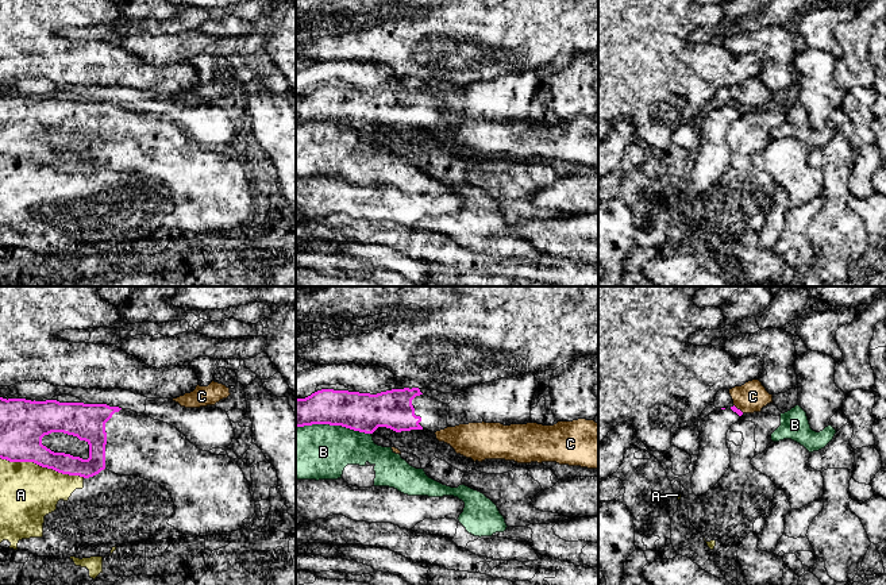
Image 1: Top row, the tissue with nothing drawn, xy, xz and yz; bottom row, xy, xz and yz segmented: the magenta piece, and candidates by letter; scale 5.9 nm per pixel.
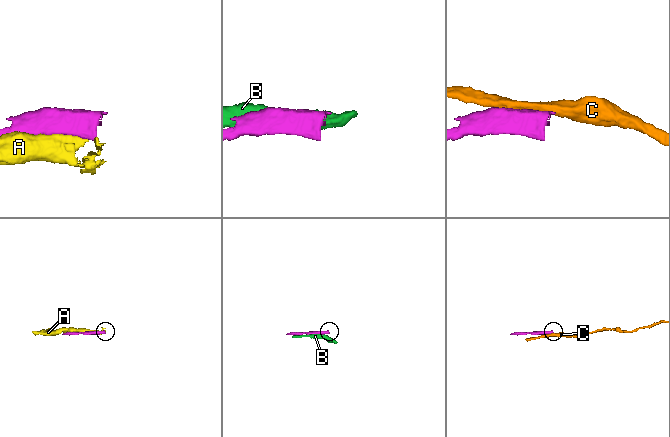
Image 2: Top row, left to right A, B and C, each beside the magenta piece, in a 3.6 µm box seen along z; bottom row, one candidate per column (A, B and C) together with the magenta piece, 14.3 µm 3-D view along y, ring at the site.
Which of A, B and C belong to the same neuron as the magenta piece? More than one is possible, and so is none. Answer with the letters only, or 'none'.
none

